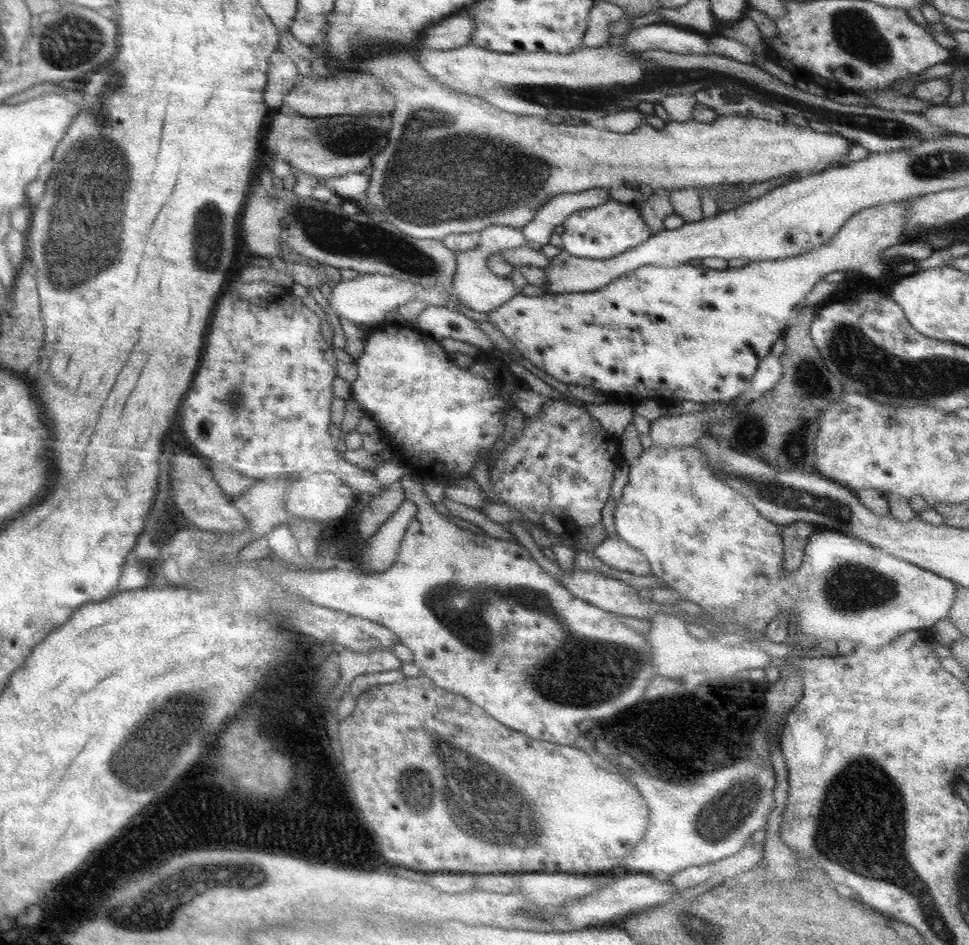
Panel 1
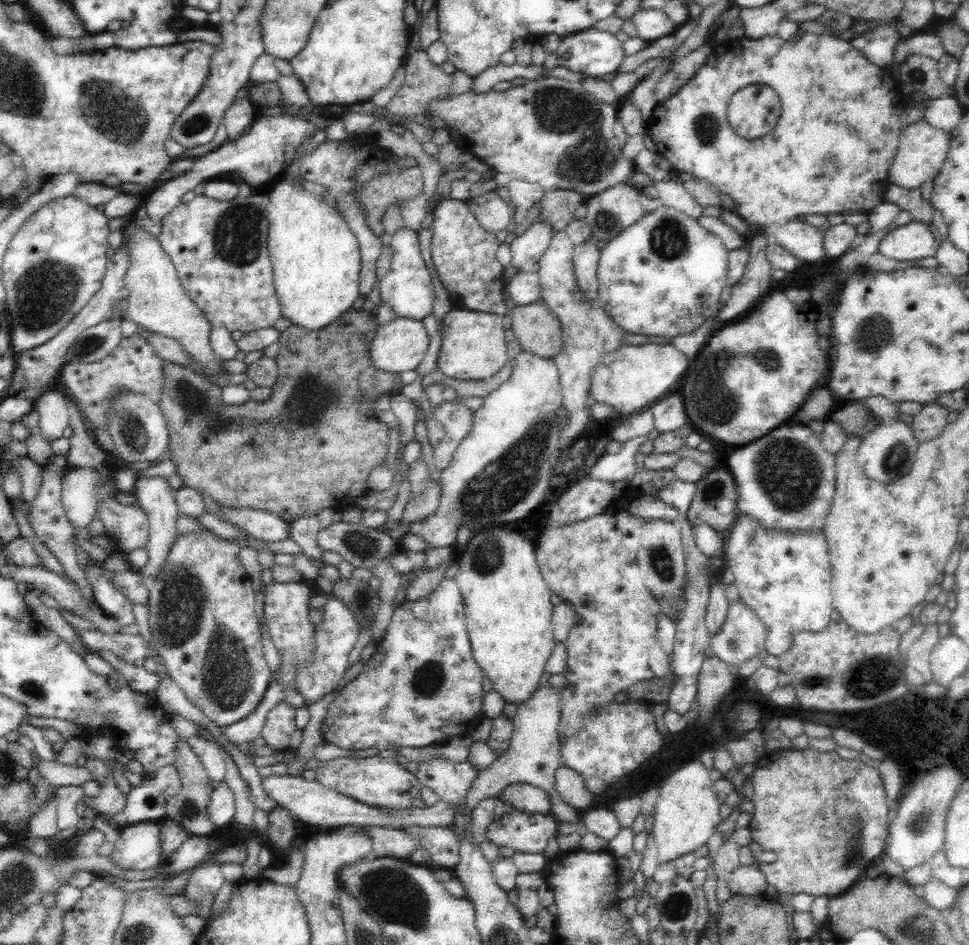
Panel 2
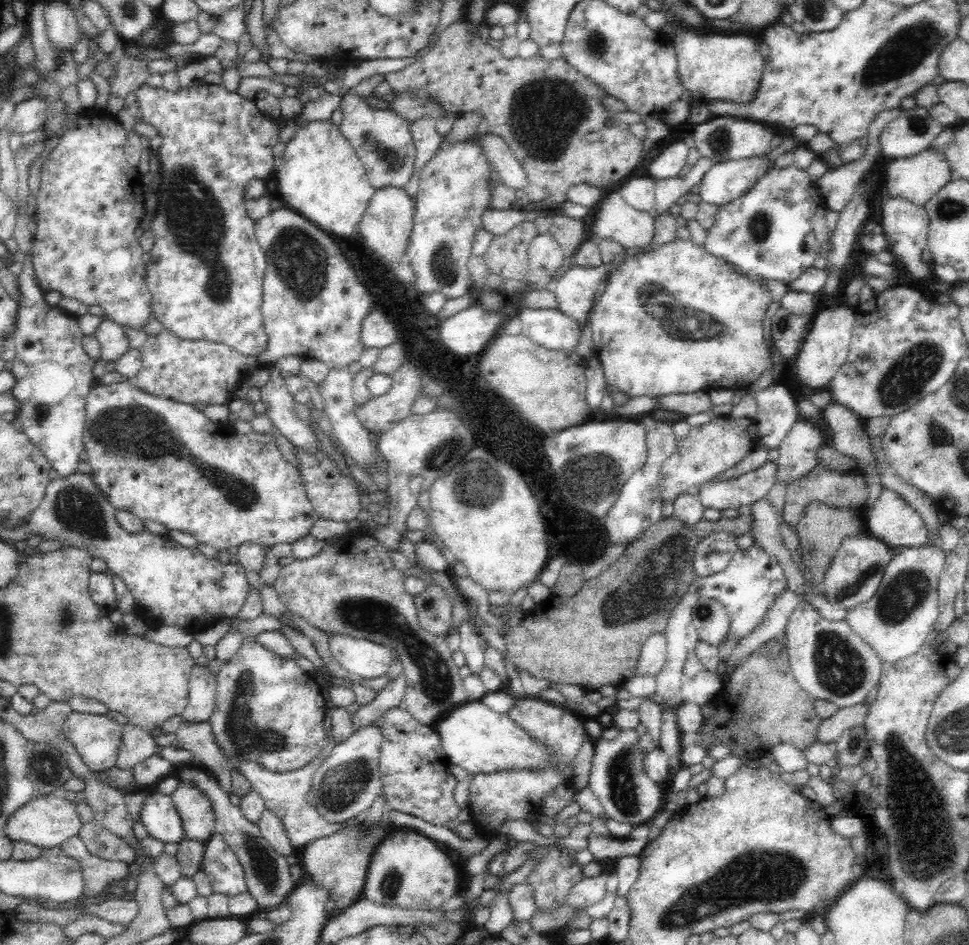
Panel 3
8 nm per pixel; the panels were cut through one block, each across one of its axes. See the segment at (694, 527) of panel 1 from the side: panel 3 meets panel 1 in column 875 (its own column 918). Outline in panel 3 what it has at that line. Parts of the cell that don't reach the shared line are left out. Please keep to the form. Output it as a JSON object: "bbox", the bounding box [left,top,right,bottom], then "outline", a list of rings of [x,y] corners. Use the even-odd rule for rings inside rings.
{"bbox":[845,542,947,664],"outline":[[[928,542],[919,547],[903,547],[898,554],[893,554],[884,568],[883,579],[876,594],[870,600],[855,604],[847,609],[845,621],[850,628],[872,647],[882,663],[894,664],[907,656],[916,654],[920,647],[929,642],[932,628],[939,615],[938,584],[944,570],[947,552]]]}

